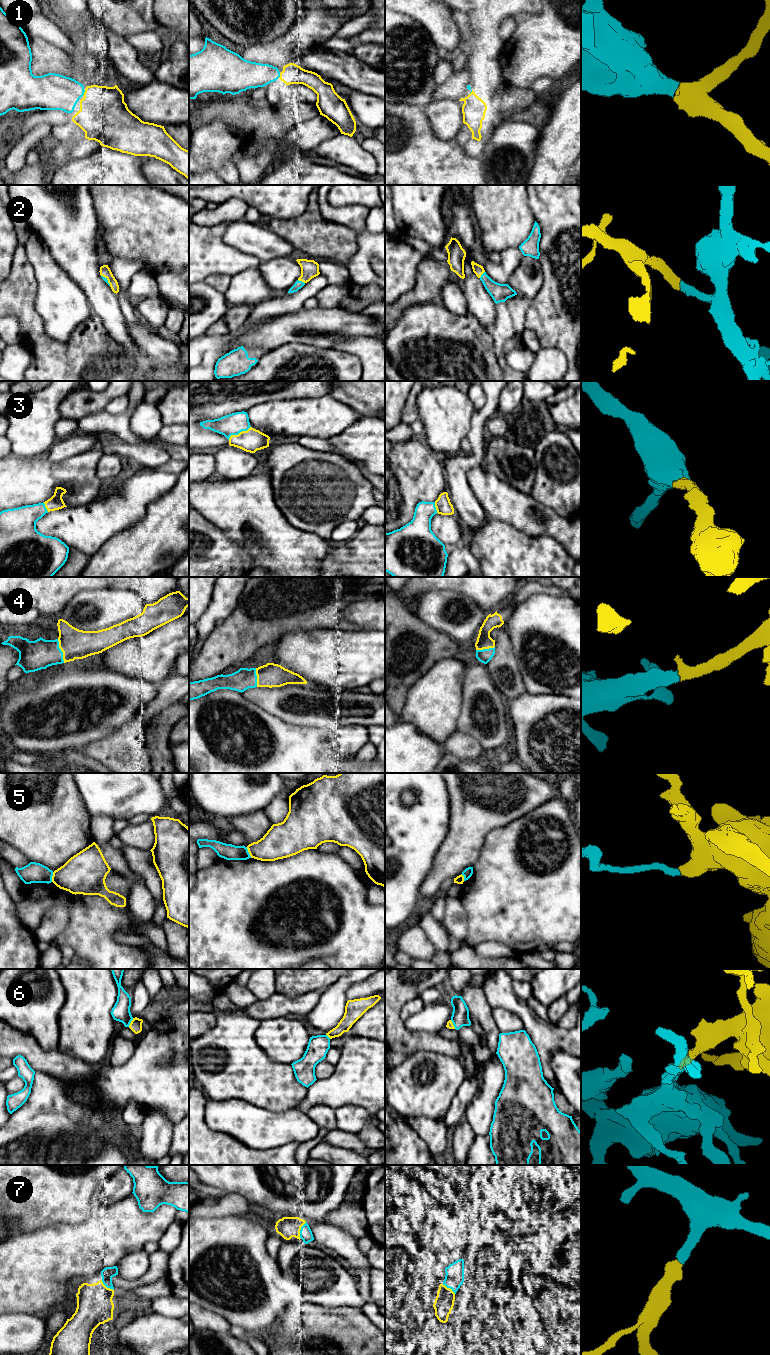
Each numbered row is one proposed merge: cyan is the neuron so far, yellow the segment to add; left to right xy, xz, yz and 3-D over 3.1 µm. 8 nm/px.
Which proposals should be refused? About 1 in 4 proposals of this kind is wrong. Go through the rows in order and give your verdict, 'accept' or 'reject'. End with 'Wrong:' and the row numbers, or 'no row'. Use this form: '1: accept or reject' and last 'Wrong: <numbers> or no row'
1: accept
2: accept
3: accept
4: accept
5: reject
6: accept
7: accept
Wrong: 5

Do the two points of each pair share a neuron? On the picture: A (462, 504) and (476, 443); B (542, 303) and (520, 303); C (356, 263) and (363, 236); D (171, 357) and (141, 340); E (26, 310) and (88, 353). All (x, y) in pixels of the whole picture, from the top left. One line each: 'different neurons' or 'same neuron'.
A: same neuron
B: different neurons
C: same neuron
D: same neuron
E: same neuron

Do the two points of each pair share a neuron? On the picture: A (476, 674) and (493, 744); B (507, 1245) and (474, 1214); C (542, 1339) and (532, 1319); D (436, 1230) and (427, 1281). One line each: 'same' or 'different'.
A: same
B: same
C: same
D: different

